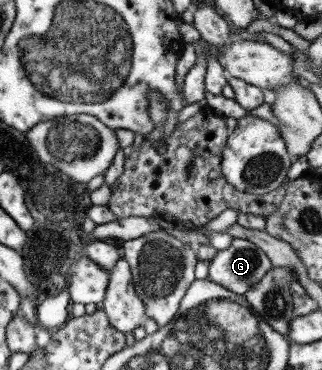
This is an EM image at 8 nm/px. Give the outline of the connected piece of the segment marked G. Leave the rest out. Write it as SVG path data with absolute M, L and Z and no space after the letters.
M232 238L228 248L212 257L205 279L221 285L227 291L244 294L273 265L256 245Z

